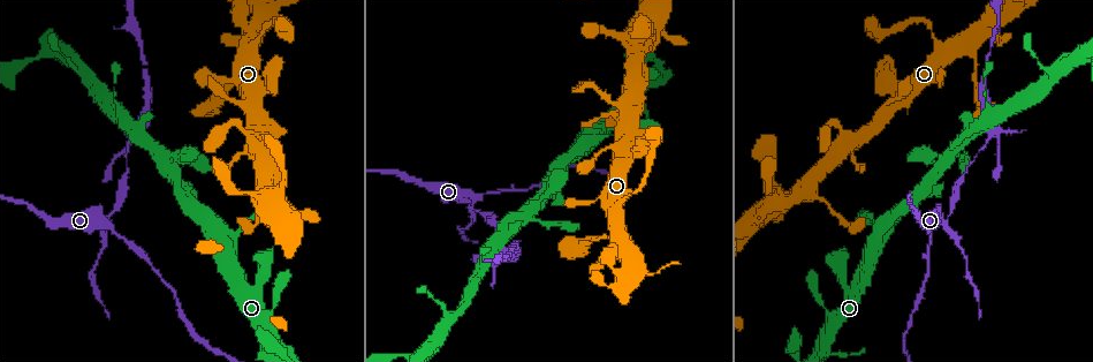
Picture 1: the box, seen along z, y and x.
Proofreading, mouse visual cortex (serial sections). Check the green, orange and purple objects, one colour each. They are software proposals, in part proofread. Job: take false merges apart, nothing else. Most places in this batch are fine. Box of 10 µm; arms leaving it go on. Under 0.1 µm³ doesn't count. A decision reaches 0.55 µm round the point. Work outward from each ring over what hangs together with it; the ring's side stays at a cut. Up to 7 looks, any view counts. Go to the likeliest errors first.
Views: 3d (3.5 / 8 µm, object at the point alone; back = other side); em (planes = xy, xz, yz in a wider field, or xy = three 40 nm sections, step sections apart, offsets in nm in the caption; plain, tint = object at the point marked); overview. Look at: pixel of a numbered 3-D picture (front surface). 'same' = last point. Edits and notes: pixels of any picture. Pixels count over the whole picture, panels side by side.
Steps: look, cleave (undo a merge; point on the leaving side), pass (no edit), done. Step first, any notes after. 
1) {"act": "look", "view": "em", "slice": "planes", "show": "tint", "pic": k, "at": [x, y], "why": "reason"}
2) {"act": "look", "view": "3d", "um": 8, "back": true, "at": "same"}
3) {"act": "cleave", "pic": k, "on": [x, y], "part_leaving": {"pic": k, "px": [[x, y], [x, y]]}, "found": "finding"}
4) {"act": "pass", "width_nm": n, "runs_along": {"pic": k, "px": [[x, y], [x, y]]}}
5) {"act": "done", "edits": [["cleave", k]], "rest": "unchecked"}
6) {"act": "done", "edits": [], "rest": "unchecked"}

{"act": "look", "view": "3d", "um": 3.5, "pic": 1, "at": [115, 231], "why": "sudden change in width"}

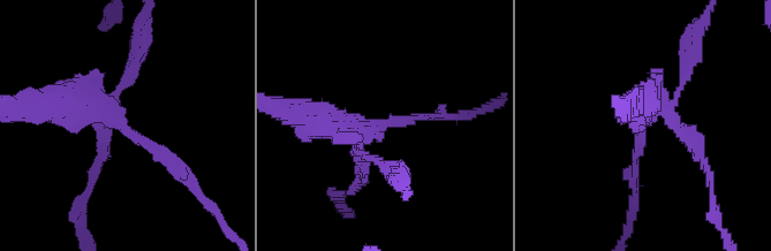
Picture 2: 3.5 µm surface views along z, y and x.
{"act": "look", "view": "em", "slice": "planes", "show": "tint", "pic": 2, "at": [383, 125], "arm_widths_nm": [150, 350], "why": "shape alone is not enough"}

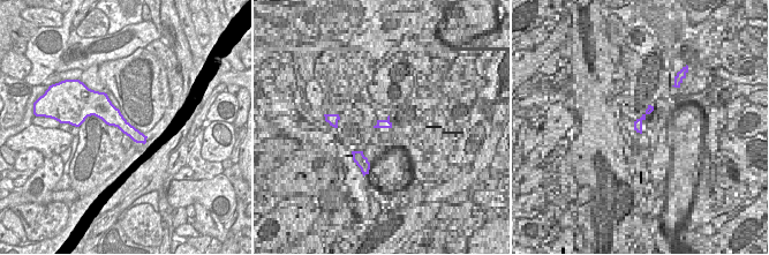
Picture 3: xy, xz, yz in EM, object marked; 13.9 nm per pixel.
{"act": "cleave", "pic": 2, "on": [129, 69], "part_leaving": {"pic": 2, "px": [[669, 104], [683, 83], [697, 27]]}, "found": "two cells meet here"}

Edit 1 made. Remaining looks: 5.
{"act": "look", "view": "3d", "um": 3.5, "pic": 1, "at": [873, 223], "why": "narrows sharply"}

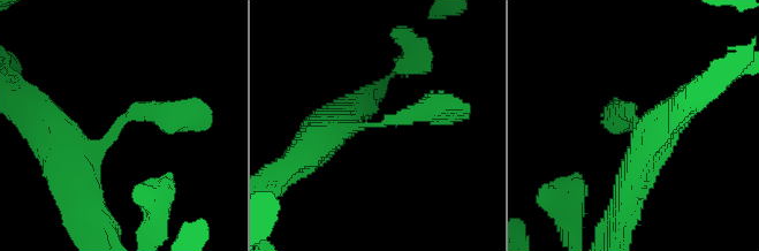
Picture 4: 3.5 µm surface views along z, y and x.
{"act": "look", "view": "em", "slice": "xy", "step": 3, "show": "tint", "pic": 4, "at": [118, 129]}

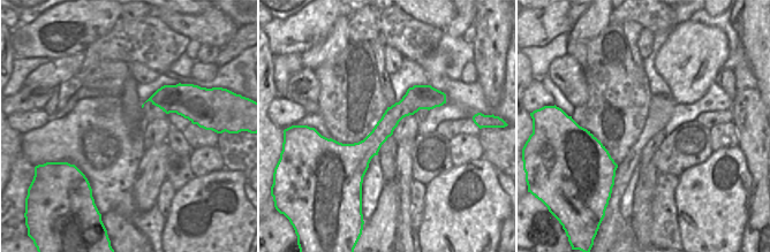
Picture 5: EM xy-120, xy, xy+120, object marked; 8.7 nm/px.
{"act": "pass", "width_nm": 170, "runs_along": {"pic": 5, "px": [[440, 100], [414, 100], [363, 150], [329, 142]]}, "found": "all the same cell"}

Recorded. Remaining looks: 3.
{"act": "look", "view": "3d", "um": 3.5, "pic": 1, "at": [166, 161], "why": "side arm on a straight run"}

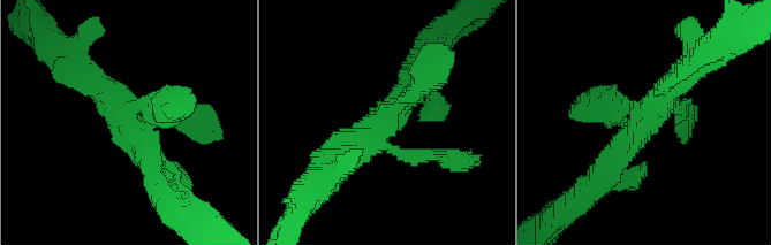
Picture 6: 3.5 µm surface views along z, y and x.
{"act": "look", "view": "em", "slice": "planes", "show": "tint", "pic": 6, "at": [128, 118]}

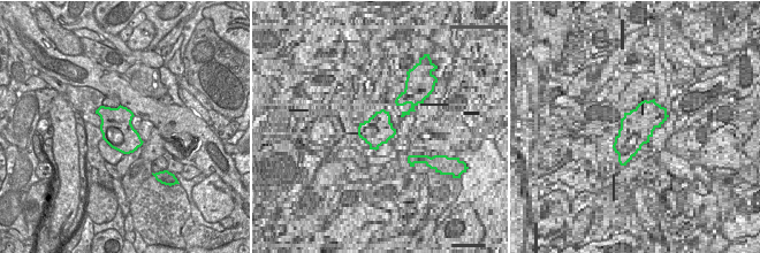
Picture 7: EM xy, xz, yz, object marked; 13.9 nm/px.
{"act": "pass", "width_nm": 440, "runs_along": {"pic": 6, "px": [[607, 174], [645, 117], [690, 68]]}, "found": "continuous, no second cell"}

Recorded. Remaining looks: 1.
{"act": "done", "edits": [["cleave", 2]], "rest": "unchecked"}

